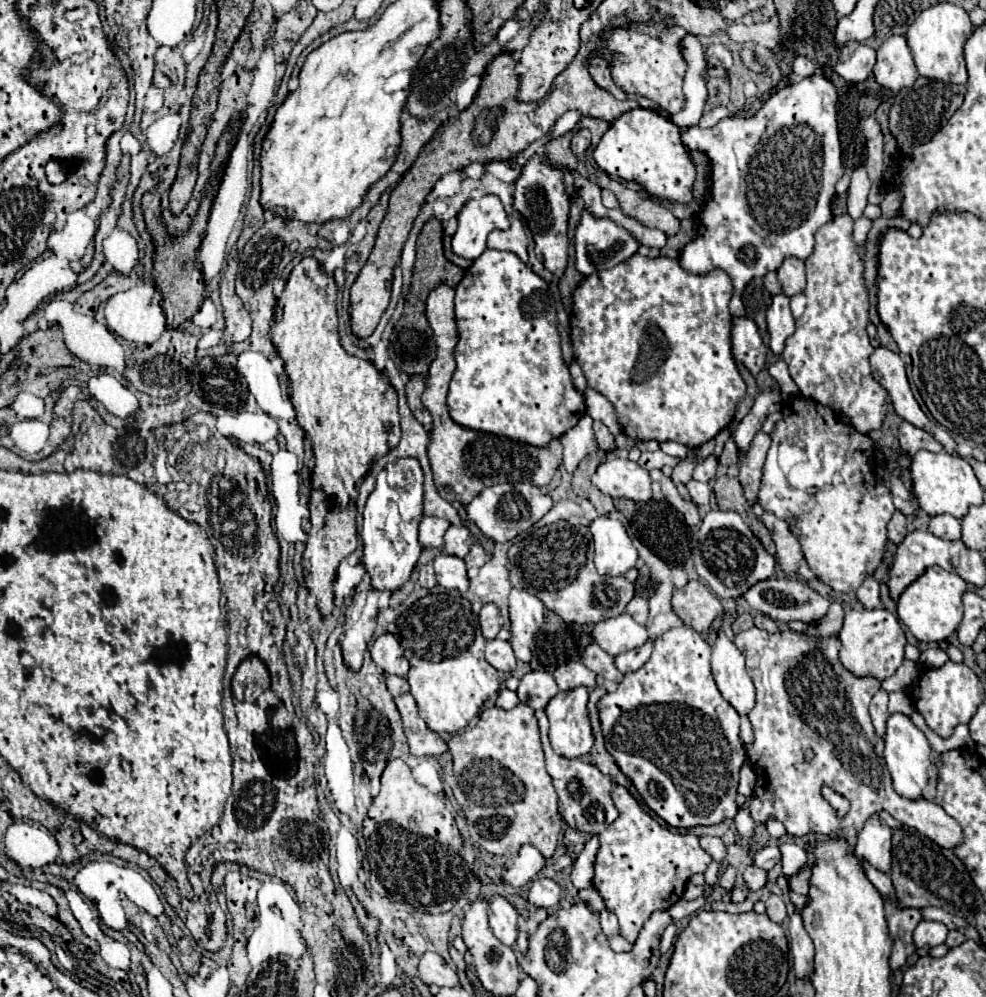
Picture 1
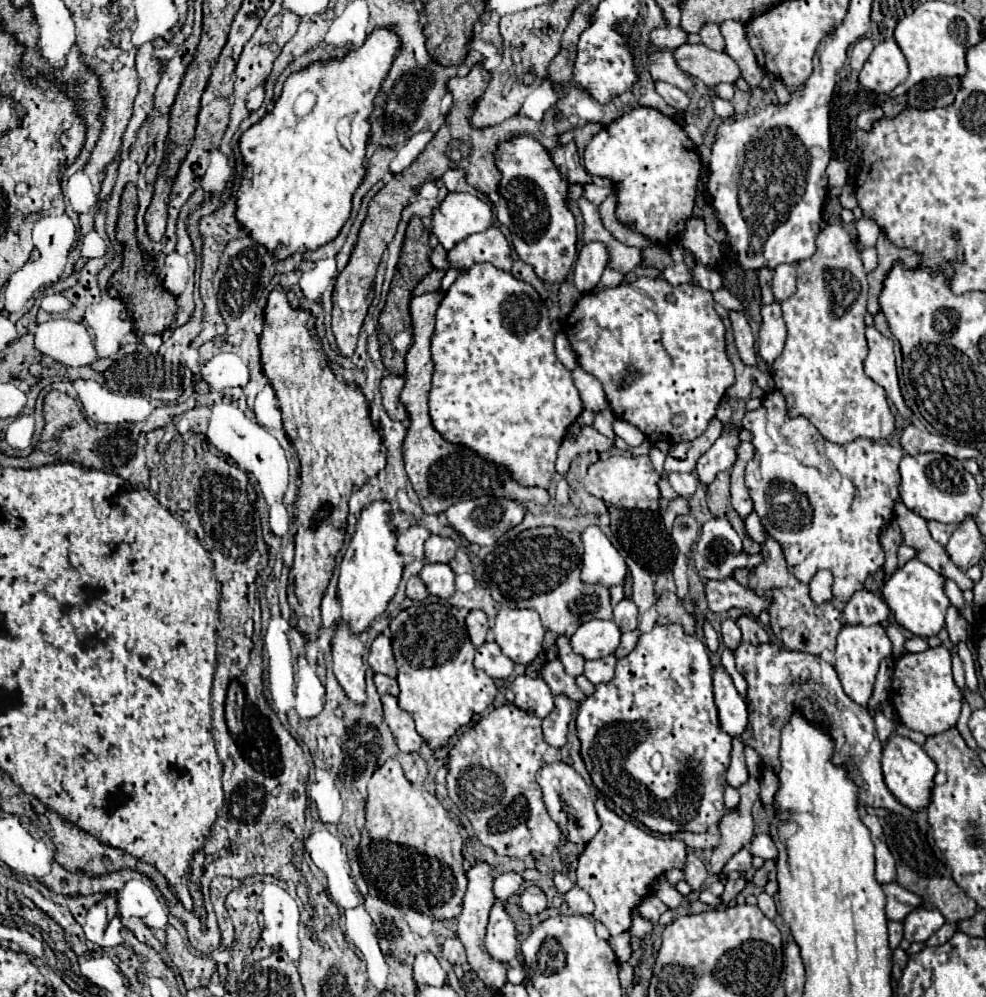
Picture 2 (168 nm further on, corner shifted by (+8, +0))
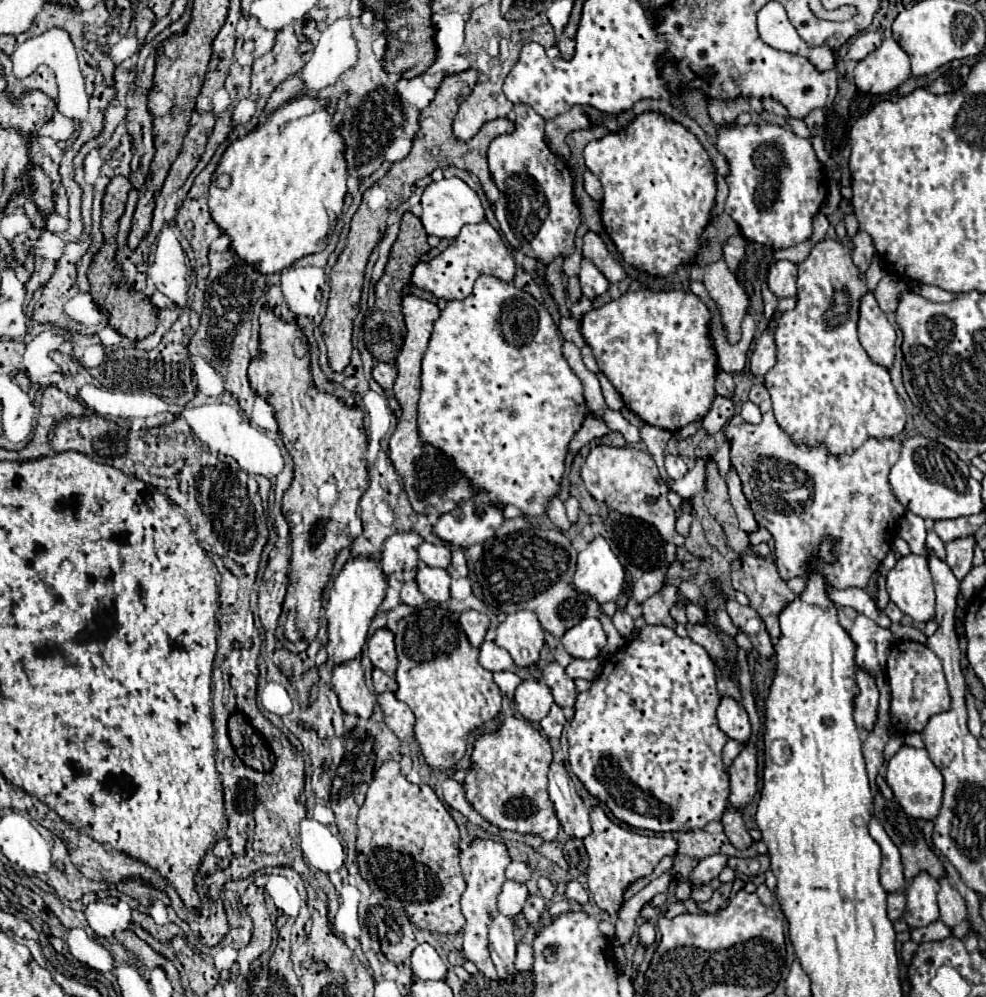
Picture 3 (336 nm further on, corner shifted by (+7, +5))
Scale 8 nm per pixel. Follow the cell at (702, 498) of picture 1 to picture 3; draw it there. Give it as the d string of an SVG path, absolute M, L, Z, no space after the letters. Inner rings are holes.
M665 455L665 469L669 477L681 479L687 473L687 463L679 455Z

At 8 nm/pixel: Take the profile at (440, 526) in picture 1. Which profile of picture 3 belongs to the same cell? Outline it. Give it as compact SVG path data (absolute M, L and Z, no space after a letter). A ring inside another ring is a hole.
M403 531L391 535L381 551L381 567L387 575L395 571L409 571L415 569L417 559L417 547L423 543L423 539L415 531Z

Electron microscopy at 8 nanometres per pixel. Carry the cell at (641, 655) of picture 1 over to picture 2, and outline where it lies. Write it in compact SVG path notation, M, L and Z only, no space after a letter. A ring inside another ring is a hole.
M604 656L600 660L588 660L584 666L584 676L592 682L592 684L604 684L610 682L614 678L614 670L616 670L616 656Z

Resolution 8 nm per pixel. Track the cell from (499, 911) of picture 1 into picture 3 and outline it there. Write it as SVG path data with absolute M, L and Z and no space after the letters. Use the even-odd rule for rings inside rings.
M499 913L489 925L489 951L499 977L505 981L513 979L515 975L515 967L513 967L515 947L517 947L517 941L513 933L513 921Z

